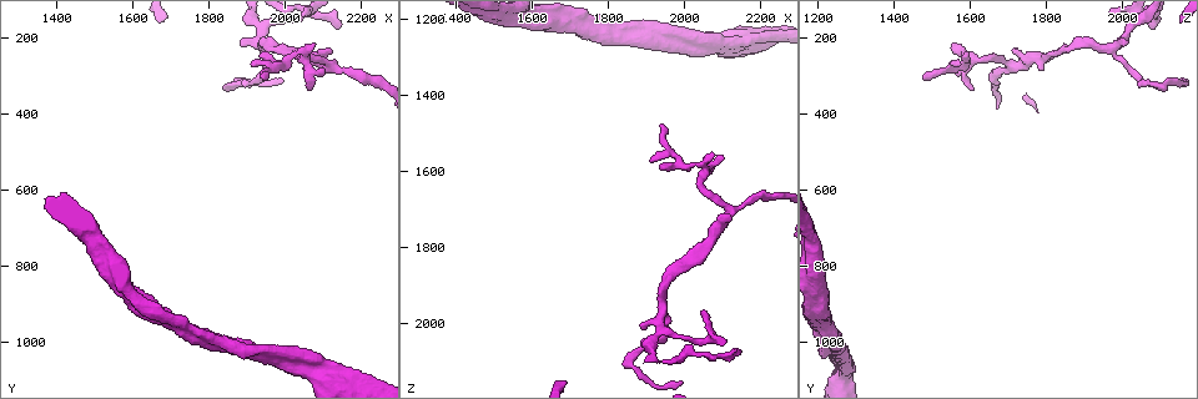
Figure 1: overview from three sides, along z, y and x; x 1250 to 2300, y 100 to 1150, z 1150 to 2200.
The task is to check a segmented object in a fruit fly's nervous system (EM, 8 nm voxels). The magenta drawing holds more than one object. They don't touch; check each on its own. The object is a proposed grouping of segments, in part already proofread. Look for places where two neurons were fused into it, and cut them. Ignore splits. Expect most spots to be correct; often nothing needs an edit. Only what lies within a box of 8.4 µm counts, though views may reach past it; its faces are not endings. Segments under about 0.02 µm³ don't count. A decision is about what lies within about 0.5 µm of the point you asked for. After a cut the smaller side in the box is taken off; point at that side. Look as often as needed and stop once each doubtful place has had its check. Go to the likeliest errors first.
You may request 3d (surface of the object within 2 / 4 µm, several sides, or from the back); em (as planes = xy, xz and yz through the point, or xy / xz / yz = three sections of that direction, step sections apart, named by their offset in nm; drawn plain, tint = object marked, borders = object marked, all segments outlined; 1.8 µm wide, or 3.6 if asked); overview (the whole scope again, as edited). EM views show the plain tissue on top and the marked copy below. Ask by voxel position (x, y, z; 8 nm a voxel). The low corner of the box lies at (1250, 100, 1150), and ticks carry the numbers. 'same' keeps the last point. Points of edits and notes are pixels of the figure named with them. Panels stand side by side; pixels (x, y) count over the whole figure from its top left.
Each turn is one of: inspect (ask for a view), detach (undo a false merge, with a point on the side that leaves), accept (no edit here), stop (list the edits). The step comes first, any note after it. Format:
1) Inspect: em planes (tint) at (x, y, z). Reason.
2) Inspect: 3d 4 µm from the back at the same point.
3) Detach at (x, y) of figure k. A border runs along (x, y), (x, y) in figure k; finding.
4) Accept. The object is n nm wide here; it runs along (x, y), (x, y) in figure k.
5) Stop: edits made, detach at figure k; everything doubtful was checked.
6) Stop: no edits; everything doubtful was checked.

Inspect: em xz step 8 (tint) at (2045, 245, 1590). Abrupt turn.

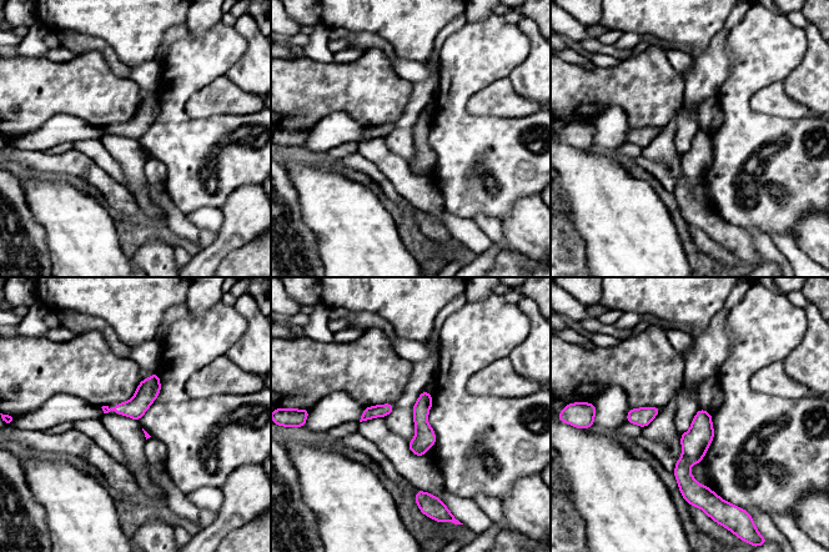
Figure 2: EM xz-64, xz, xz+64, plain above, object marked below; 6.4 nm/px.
Inspect: em planes (tint) at the same point. Cut it another way.

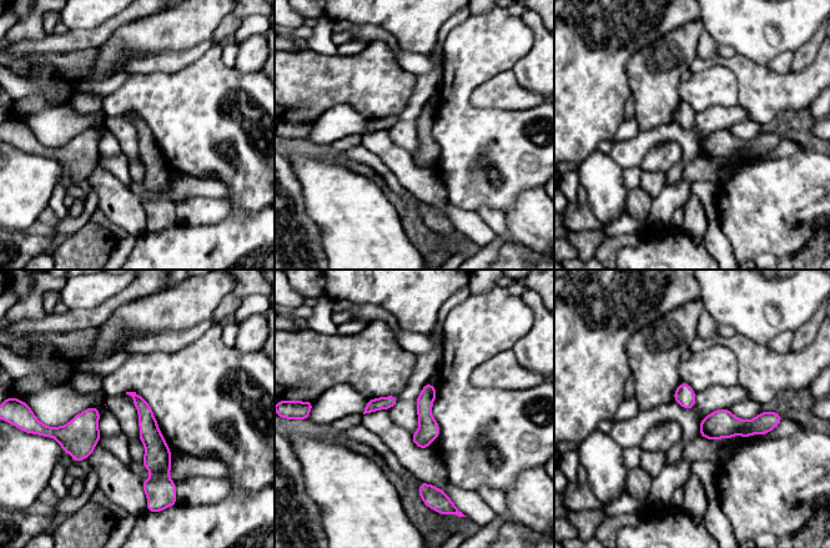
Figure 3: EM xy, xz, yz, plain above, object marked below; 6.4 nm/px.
Accept. The object is 130 nm wide here; it runs along (136, 398), (155, 445), (149, 483) in figure 3; one neuron here.

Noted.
Inspect: 3d 4 µm from the back at (2115, 270, 1705). Thin neck.

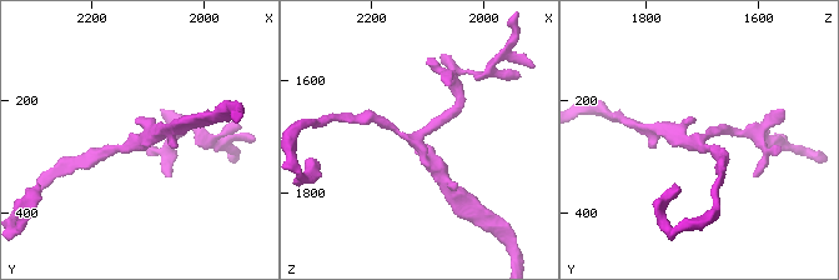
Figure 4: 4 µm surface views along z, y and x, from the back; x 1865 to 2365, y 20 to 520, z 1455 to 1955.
Inspect: em planes (tint) at (2120, 270, 1710). 3 arms meet here; the arms are 160, 160, 200 nm wide.

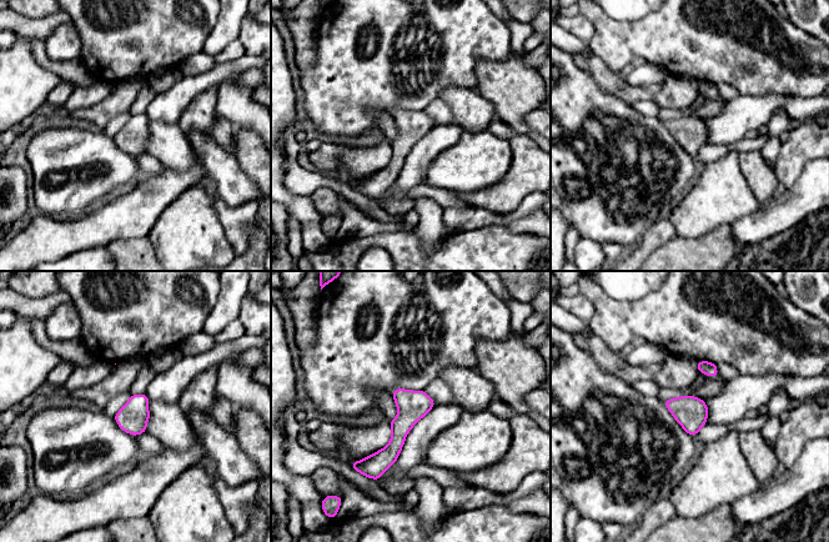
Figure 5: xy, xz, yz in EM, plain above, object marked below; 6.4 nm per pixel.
Accept. It runs along (421, 394), (372, 475) in figure 5; all the same neuron.

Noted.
Inspect: 3d 2 µm at (1945, 225, 1970).

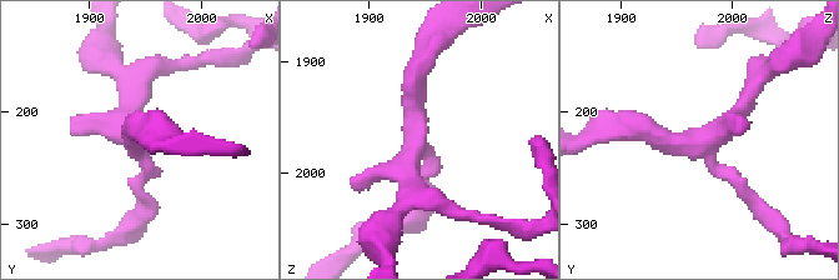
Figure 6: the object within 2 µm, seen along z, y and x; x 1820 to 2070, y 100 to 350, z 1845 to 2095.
Inspect: em planes (tint) at (1942, 230, 1970). Now the EM.

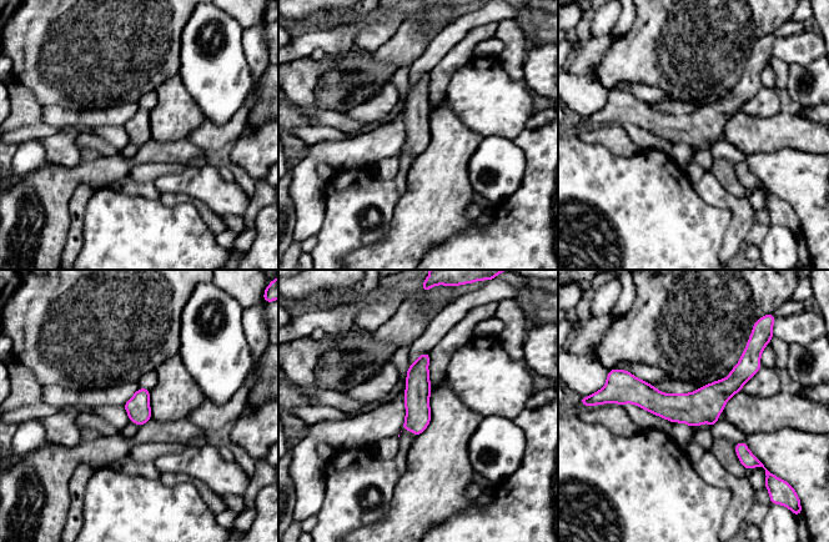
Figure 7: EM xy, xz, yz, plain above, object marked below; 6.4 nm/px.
Accept. The object is 160 nm wide here; it runs along (757, 365), (706, 404), (624, 396) in figure 7; continuous, no second neuron.

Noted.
Stop: no edits; everything doubtful was checked.

